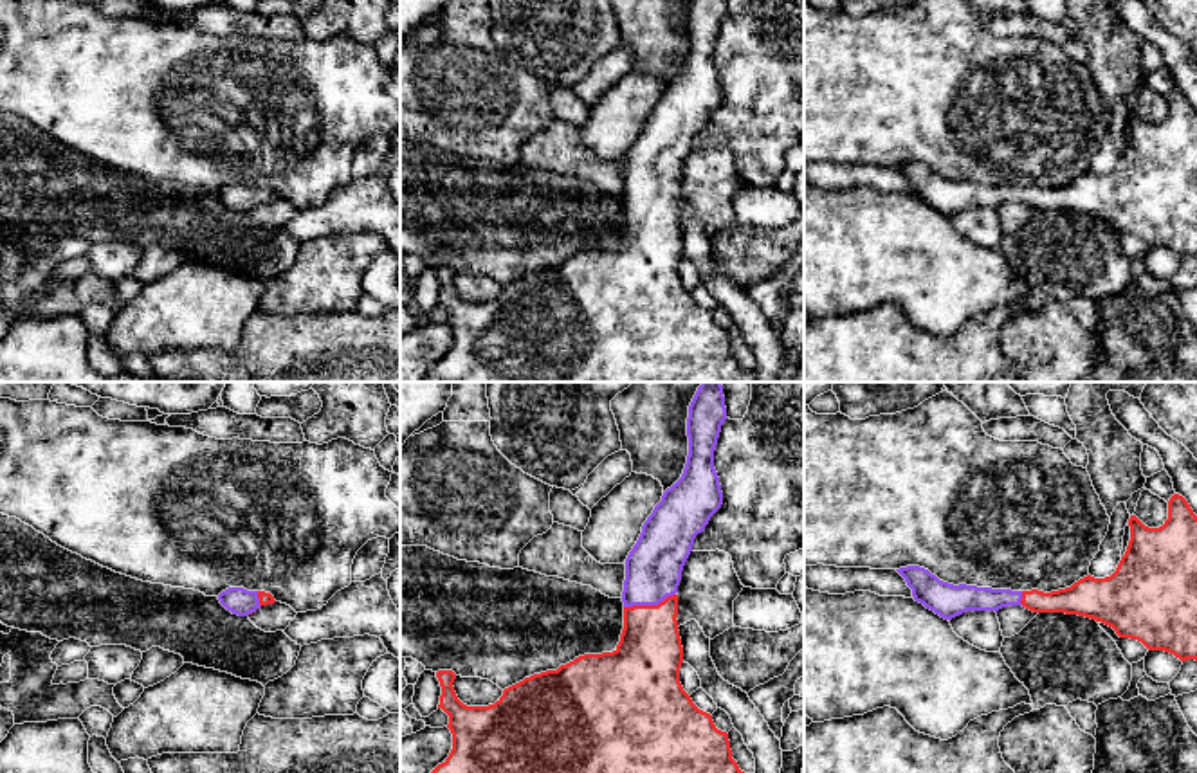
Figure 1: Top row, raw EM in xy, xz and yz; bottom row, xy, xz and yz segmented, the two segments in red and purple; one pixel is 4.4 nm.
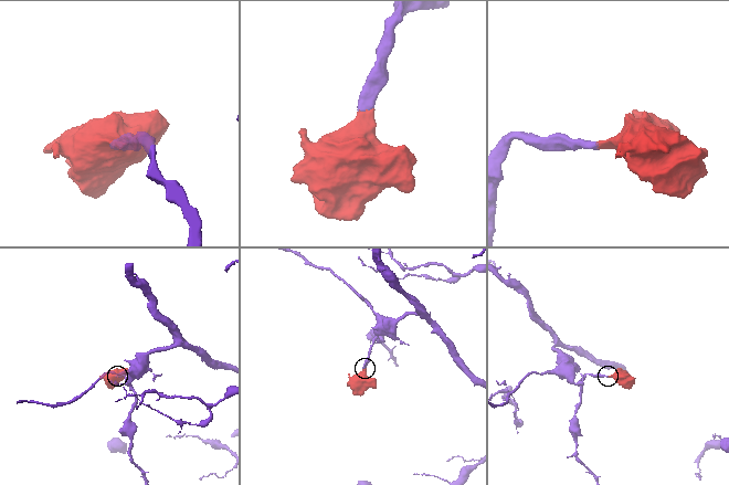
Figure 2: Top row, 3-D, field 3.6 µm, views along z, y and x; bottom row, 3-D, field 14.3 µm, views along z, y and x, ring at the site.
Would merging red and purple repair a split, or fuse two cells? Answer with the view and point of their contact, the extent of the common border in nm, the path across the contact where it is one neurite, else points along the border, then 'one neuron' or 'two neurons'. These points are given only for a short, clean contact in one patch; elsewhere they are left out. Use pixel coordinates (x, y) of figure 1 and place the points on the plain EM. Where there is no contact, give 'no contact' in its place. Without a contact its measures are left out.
contact xz (649, 202); length 240 nm; way xz (649, 251), (649, 202), (653, 164); one neuron

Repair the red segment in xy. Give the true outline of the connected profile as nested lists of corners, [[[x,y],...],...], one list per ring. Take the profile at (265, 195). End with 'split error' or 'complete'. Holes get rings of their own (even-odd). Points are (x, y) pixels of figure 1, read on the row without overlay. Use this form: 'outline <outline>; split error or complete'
outline [[[229,184],[218,191],[220,200],[238,213],[249,213],[261,202],[274,200],[274,193],[265,187],[247,187],[243,184]]]; split error

